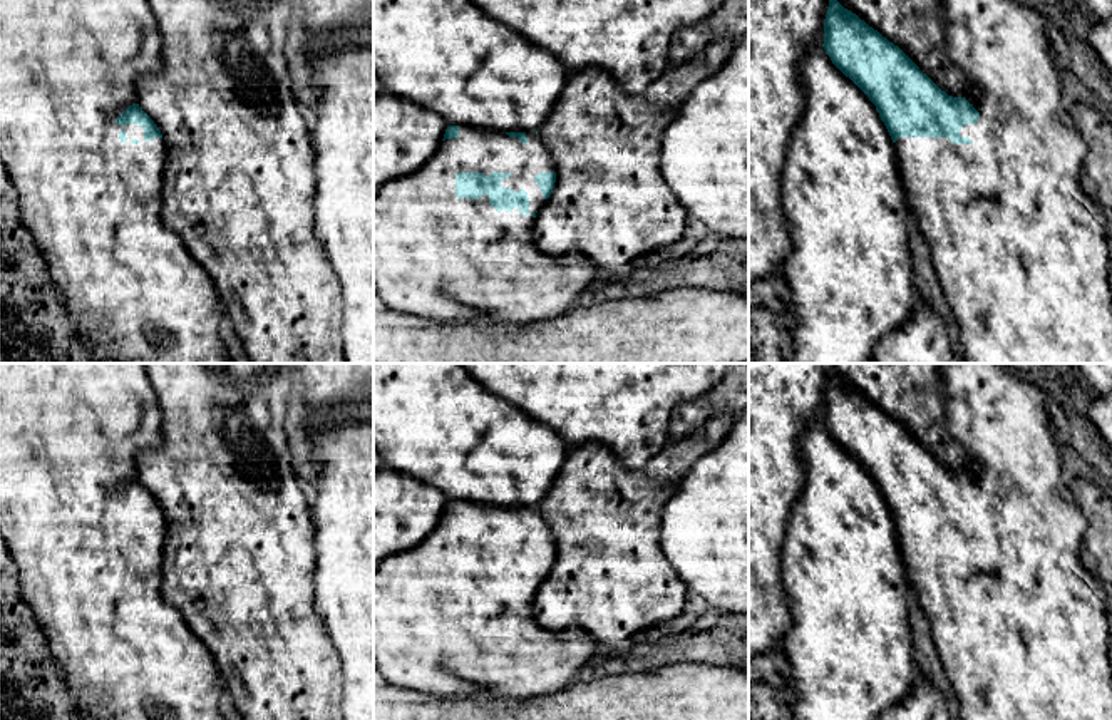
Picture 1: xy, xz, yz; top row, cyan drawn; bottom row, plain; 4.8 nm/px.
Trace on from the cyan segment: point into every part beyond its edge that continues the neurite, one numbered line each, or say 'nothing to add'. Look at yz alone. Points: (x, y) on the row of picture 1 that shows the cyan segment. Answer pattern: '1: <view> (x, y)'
1: yz (1020, 252)

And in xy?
1: xy (67, 67)

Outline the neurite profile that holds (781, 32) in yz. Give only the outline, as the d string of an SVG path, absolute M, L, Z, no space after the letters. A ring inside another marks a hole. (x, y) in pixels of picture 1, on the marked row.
M749 0L749 285L769 276L775 268L784 268L792 243L785 224L780 179L792 131L799 124L806 107L801 65L807 54L824 44L824 18L829 0Z

